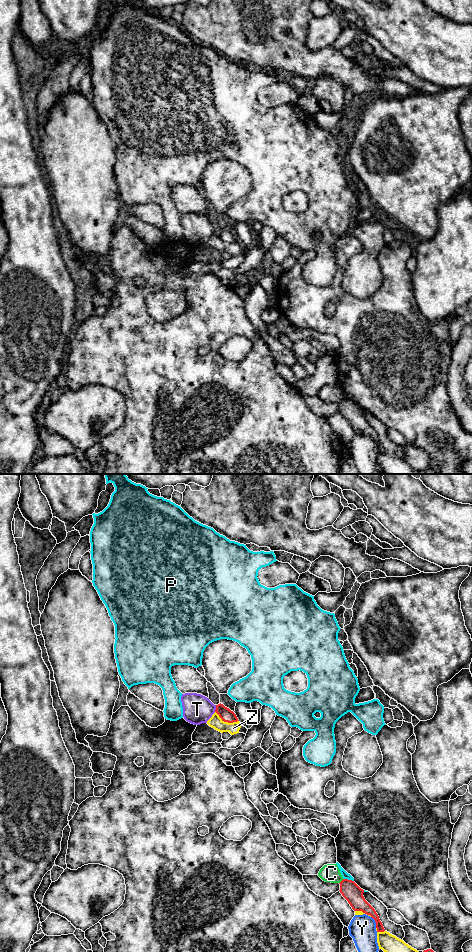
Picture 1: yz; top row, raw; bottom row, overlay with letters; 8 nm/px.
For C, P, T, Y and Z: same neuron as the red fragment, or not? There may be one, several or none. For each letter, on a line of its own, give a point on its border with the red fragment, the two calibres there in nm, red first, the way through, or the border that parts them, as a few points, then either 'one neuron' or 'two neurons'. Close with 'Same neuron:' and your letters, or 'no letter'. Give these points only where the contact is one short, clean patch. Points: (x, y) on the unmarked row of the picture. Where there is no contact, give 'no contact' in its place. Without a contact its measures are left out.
C: yz (341, 401) | 150/140 nm | two neurons
P: yz (347, 399) | 150/60 nm | two neurons
T: yz (216, 228) | 100/240 nm | two neurons
Y: yz (375, 441) | 140/220 nm | two neurons
Z: yz (226, 241) | 100/100 nm | two neurons
Same neuron: no letter

